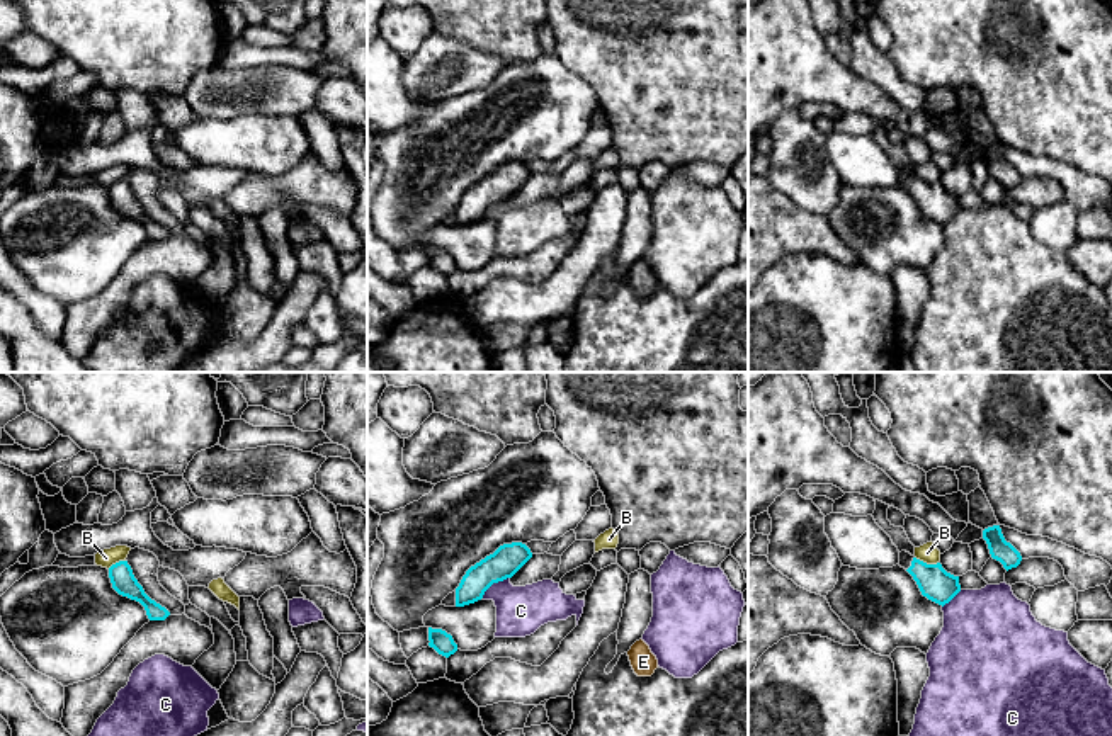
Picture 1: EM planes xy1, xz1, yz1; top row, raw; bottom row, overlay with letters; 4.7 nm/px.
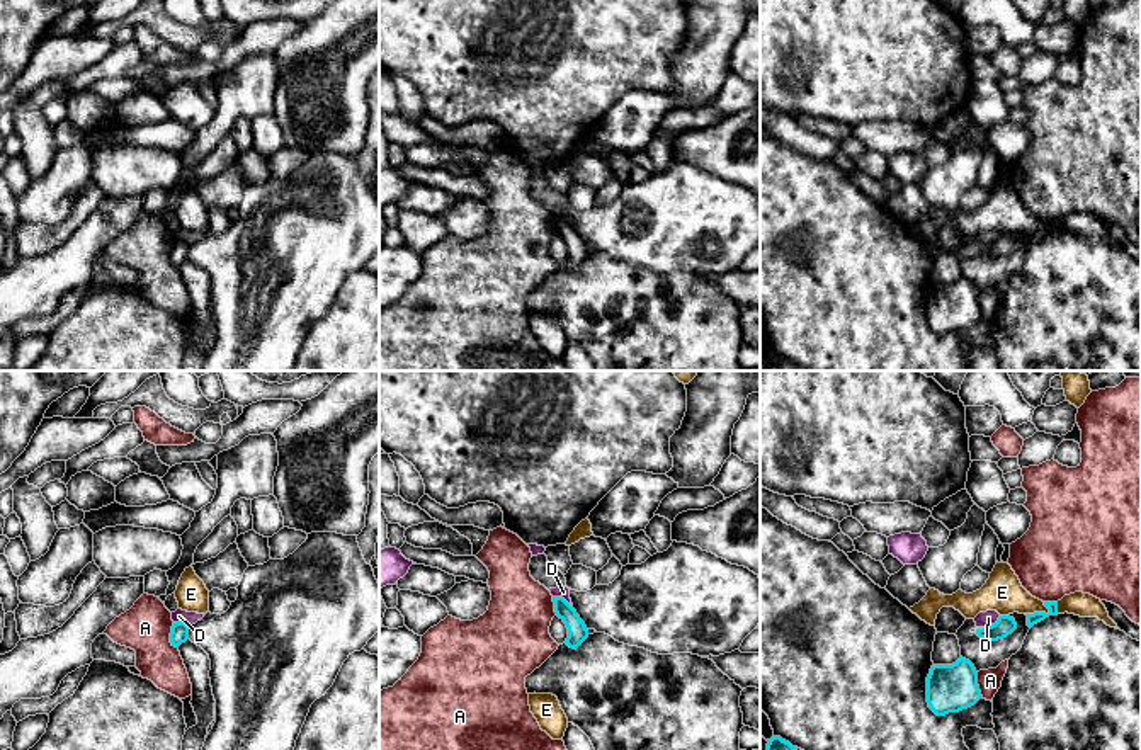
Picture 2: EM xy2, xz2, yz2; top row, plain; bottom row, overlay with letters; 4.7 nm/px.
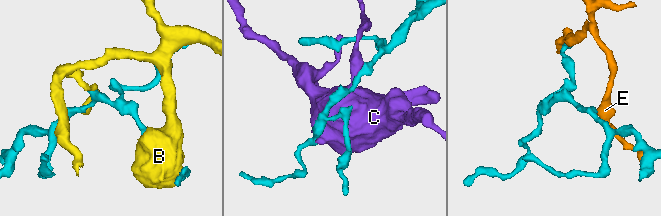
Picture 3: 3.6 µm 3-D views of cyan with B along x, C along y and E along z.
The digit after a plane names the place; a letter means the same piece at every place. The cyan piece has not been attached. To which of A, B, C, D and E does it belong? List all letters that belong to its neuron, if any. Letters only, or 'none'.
none

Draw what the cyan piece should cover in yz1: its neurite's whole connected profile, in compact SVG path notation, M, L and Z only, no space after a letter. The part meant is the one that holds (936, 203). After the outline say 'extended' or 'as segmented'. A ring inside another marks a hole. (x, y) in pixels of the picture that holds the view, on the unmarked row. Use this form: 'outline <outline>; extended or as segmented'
outline M901 170L898 184L913 195L923 216L942 226L961 211L959 195L947 192L940 182L927 184Z; extended

